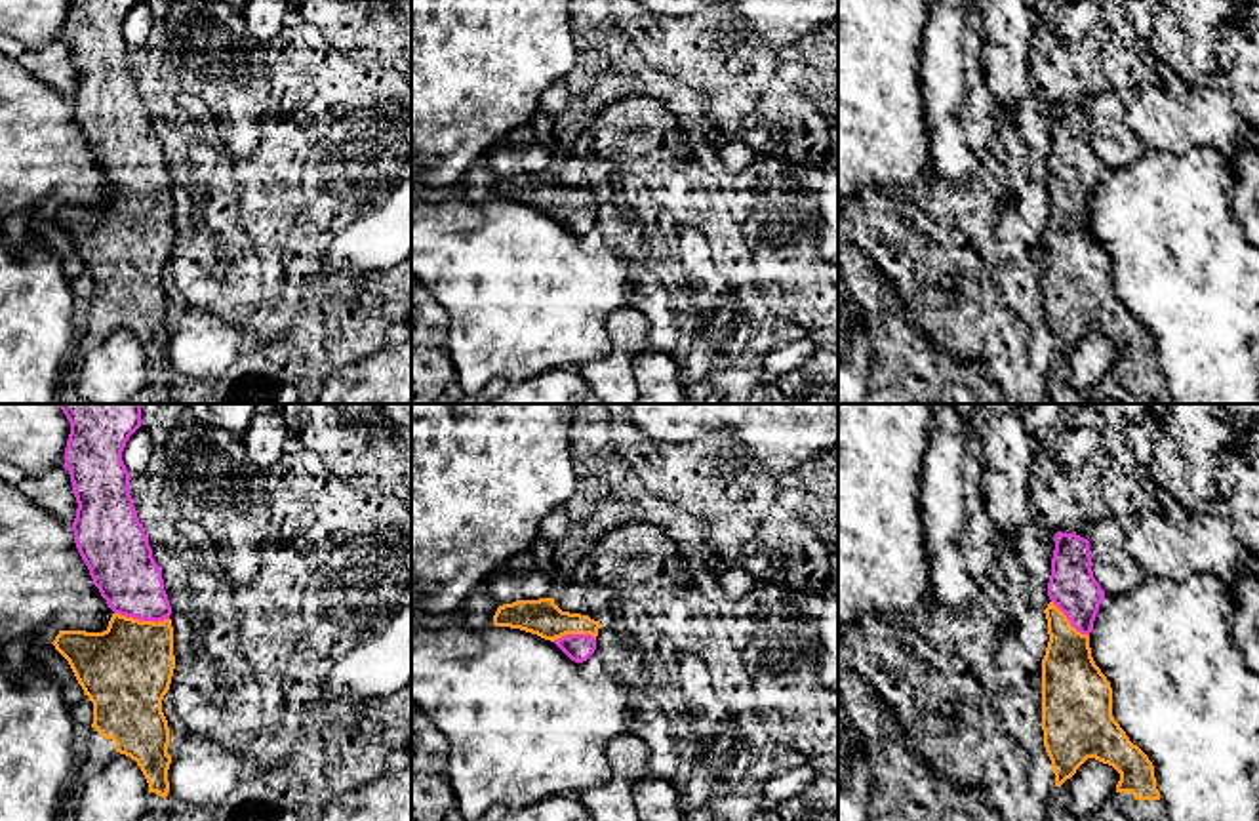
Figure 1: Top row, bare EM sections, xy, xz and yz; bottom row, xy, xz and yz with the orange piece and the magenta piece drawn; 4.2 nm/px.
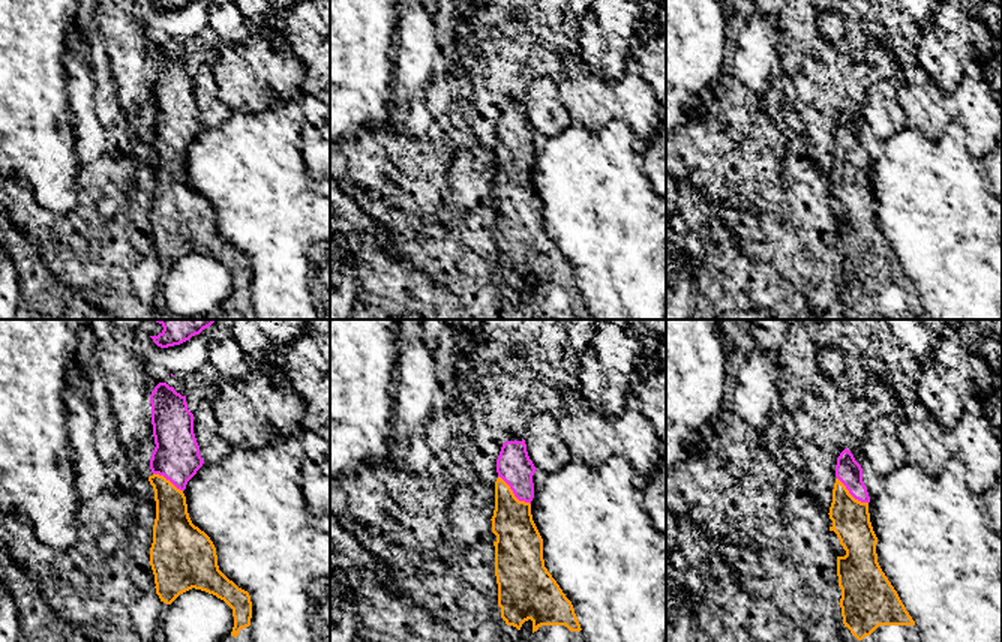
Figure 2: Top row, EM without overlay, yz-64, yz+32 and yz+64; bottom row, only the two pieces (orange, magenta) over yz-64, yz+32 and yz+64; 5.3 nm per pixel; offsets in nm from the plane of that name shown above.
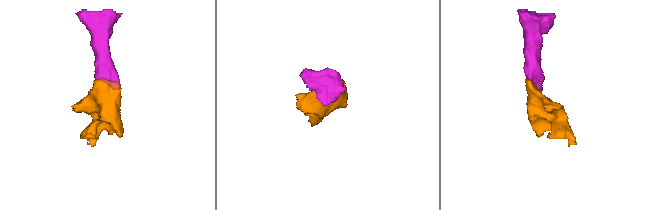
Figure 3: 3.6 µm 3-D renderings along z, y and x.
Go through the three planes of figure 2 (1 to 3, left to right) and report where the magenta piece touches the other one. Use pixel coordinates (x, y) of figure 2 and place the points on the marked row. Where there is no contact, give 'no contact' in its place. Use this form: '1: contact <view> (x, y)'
1: contact yz-64 (168, 480)
2: contact yz+32 (513, 494)
3: contact yz+64 (849, 494)

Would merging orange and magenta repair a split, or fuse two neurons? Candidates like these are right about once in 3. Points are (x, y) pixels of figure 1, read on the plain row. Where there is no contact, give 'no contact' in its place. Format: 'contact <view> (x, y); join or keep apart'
contact xy (141, 195); join

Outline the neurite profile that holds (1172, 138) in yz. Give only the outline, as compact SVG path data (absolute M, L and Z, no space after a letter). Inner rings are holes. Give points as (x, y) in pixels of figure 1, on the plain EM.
M1171 59L1158 63L1160 84L1118 91L1126 107L1126 124L1145 149L1175 156L1190 147L1208 147L1221 154L1230 170L1229 185L1236 179L1236 156L1242 145L1259 145L1246 135L1253 131L1236 110L1230 86L1221 72L1204 86L1192 86L1173 69Z

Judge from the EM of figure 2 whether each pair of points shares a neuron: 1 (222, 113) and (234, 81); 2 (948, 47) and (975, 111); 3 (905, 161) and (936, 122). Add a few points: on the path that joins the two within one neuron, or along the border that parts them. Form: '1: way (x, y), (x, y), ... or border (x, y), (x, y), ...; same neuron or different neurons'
1: border (212, 74), (216, 83), (216, 96), (230, 110); different neurons
2: border (975, 74), (963, 77); different neurons
3: border (950, 122), (935, 138), (927, 138), (909, 125); different neurons

